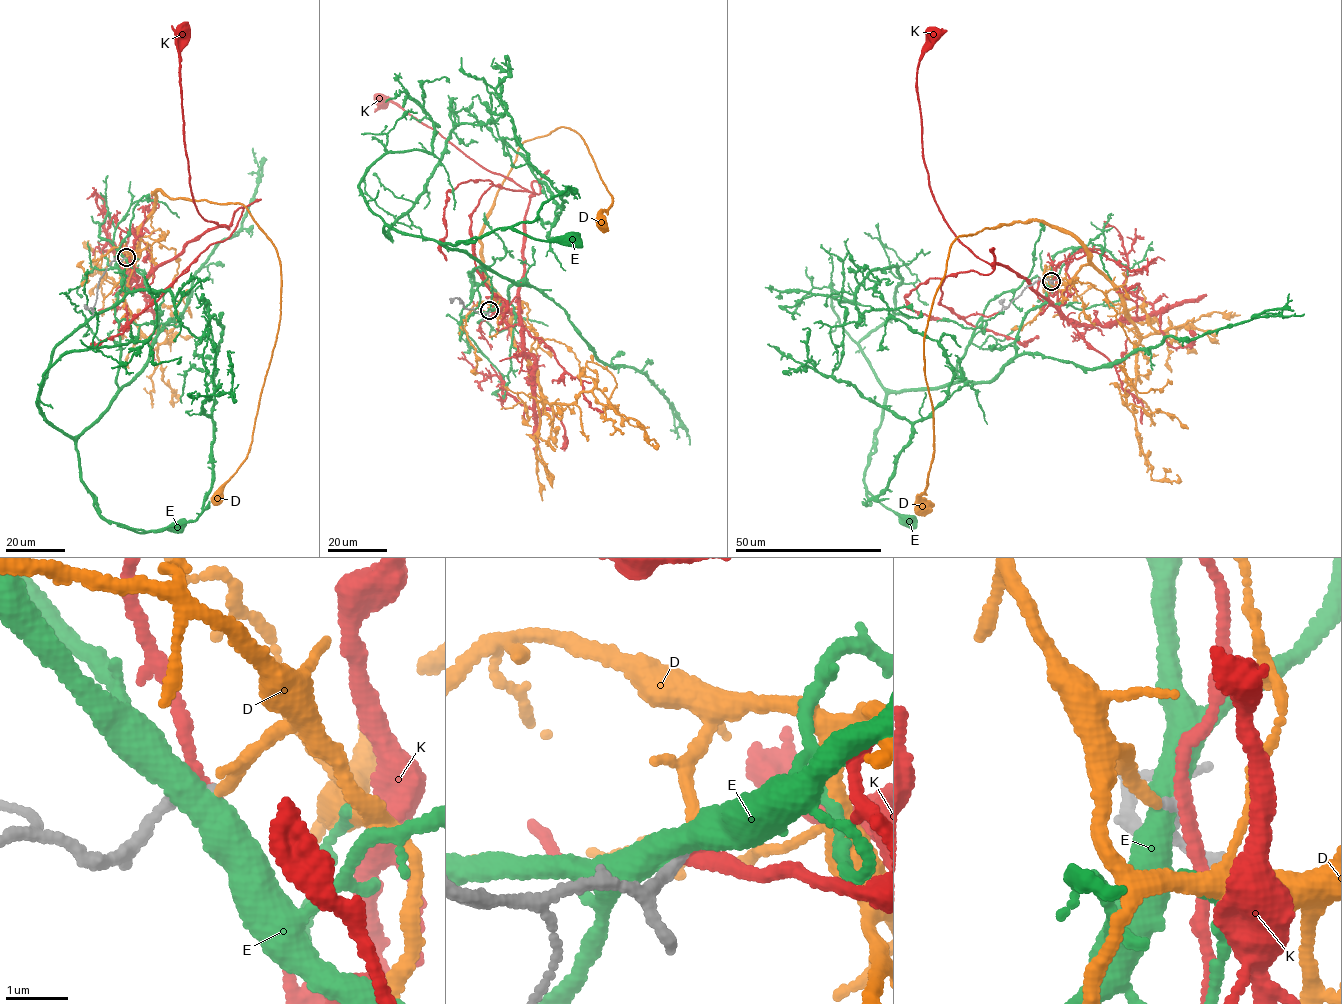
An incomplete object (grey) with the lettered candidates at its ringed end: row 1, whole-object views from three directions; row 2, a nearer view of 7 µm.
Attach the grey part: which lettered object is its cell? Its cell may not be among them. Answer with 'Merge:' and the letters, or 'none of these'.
Merge: D

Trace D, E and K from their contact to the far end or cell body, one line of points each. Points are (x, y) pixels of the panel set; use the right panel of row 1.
D: (1051, 281), (1061, 285), (1088, 263), (1070, 234), (1036, 220), (956, 237), (924, 335), (934, 449), (921, 509)
E: (1052, 282), (1044, 303), (1027, 313), (1015, 358), (992, 379), (885, 397), (864, 483), (907, 522)
K: (1052, 282), (1040, 314), (1049, 302), (1015, 272), (980, 259), (940, 211), (917, 94), (919, 57), (935, 34)

